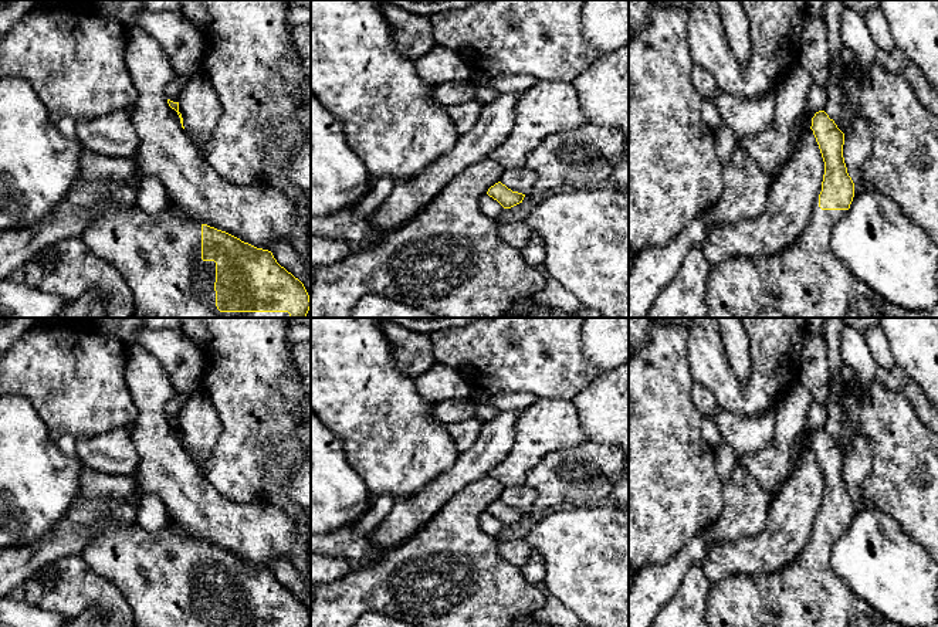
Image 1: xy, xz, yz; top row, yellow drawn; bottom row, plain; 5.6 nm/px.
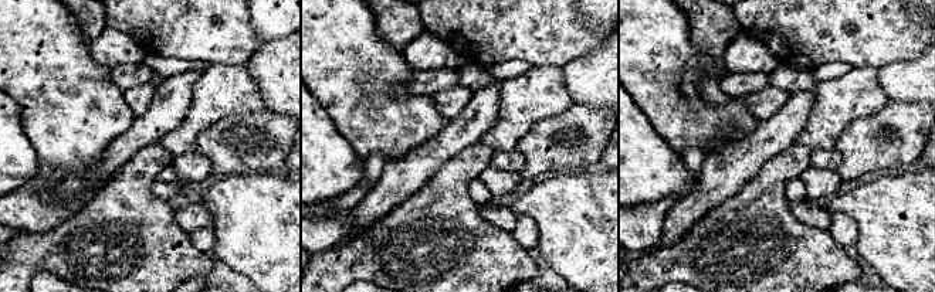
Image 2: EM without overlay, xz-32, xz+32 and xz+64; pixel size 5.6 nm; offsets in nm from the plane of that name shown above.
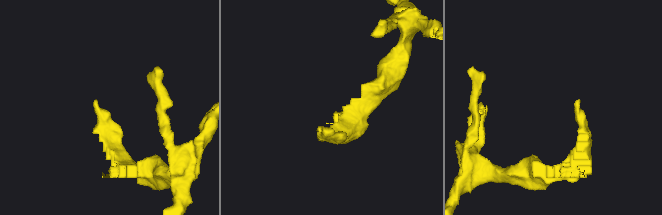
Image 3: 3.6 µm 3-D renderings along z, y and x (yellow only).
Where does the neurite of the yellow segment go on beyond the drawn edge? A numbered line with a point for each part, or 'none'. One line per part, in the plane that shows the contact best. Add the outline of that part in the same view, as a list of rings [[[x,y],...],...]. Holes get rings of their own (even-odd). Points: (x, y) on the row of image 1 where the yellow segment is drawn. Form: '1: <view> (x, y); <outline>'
1: xy (159, 257); [[[138,204],[129,210],[109,210],[106,214],[96,218],[87,231],[81,235],[88,248],[111,264],[122,277],[123,282],[129,287],[133,298],[135,312],[133,318],[289,318],[288,312],[220,312],[216,306],[216,262],[202,260],[202,223],[184,217],[170,204],[158,216],[150,216],[143,211]]]

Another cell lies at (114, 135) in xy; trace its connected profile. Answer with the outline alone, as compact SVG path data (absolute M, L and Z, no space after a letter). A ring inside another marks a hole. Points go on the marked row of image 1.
M121 109L89 121L78 121L75 122L75 132L82 148L102 156L132 157L139 145L131 109Z

